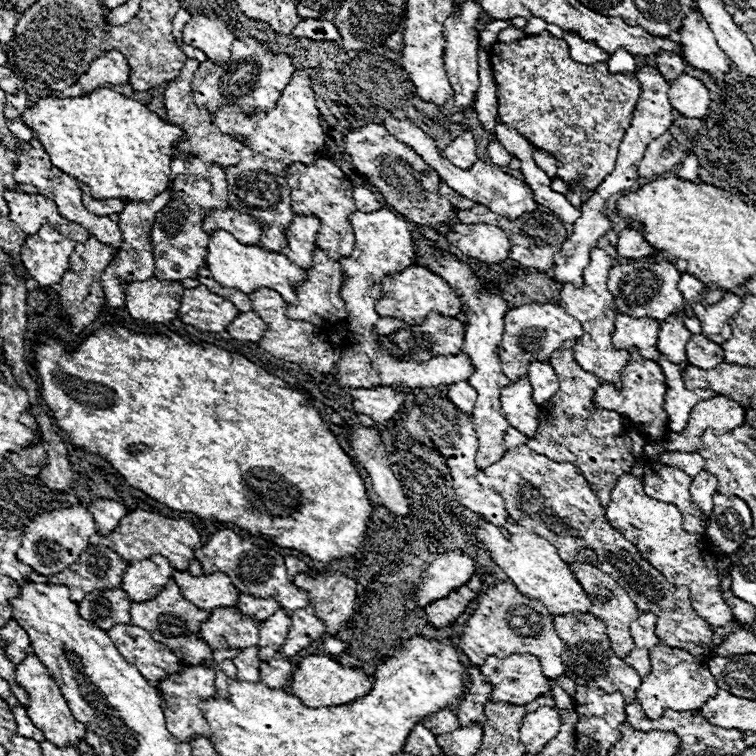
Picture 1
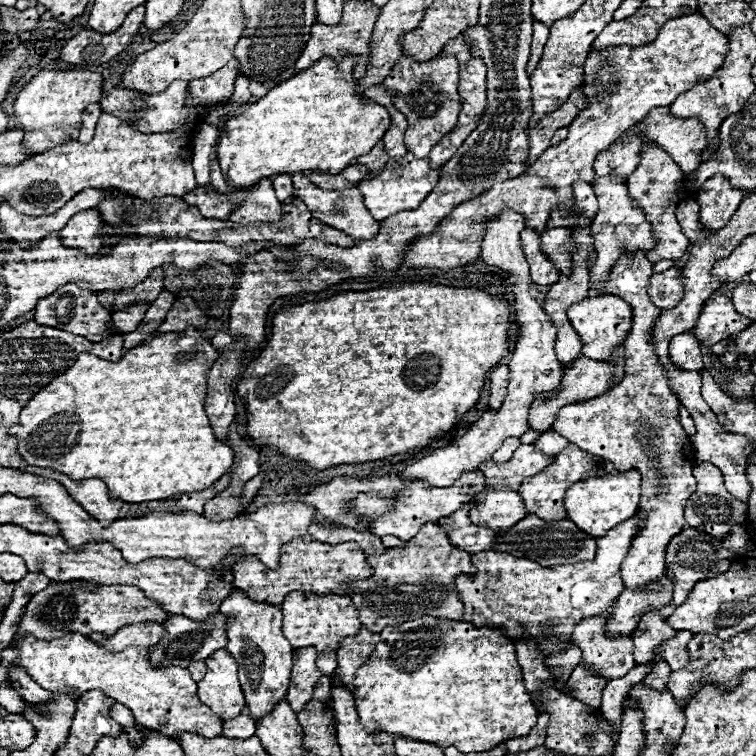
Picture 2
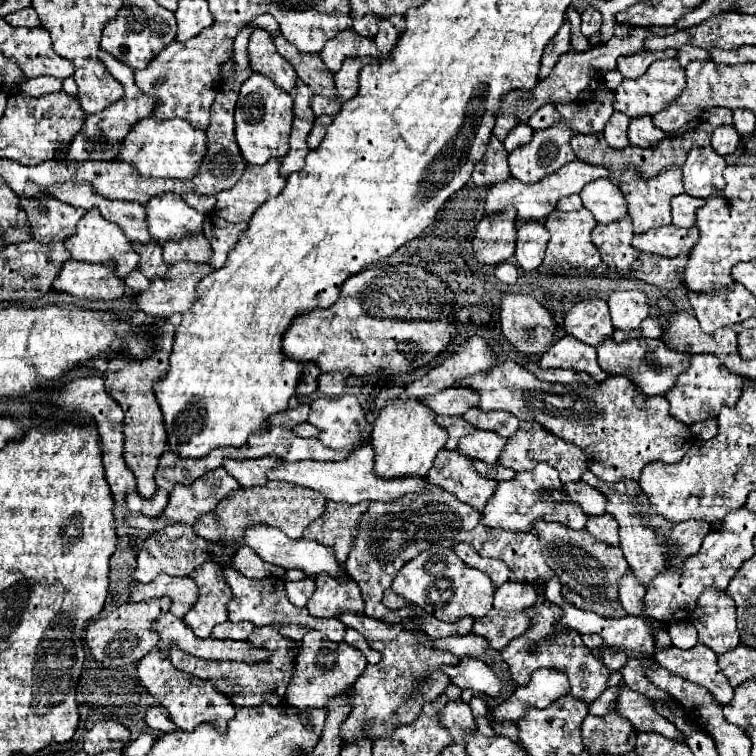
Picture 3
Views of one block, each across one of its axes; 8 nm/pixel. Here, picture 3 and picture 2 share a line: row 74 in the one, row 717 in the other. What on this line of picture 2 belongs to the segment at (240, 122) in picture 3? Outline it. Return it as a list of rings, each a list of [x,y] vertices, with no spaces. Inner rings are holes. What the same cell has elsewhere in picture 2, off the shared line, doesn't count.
[[[232,590],[232,594],[220,604],[220,612],[234,616],[228,622],[226,648],[238,662],[238,676],[250,716],[252,720],[260,720],[274,710],[276,702],[286,700],[288,692],[294,648],[282,634],[282,612],[268,602],[254,602],[238,590]]]

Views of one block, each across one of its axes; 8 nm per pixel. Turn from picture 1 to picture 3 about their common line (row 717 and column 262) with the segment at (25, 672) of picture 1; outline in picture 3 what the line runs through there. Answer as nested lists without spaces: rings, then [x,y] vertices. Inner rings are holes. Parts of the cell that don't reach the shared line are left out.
[[[256,28],[252,32],[250,42],[248,42],[248,58],[250,58],[250,68],[254,72],[262,72],[286,92],[290,94],[294,92],[298,76],[292,64],[288,64],[288,60],[284,60],[284,56],[276,52],[272,36],[266,30]]]

